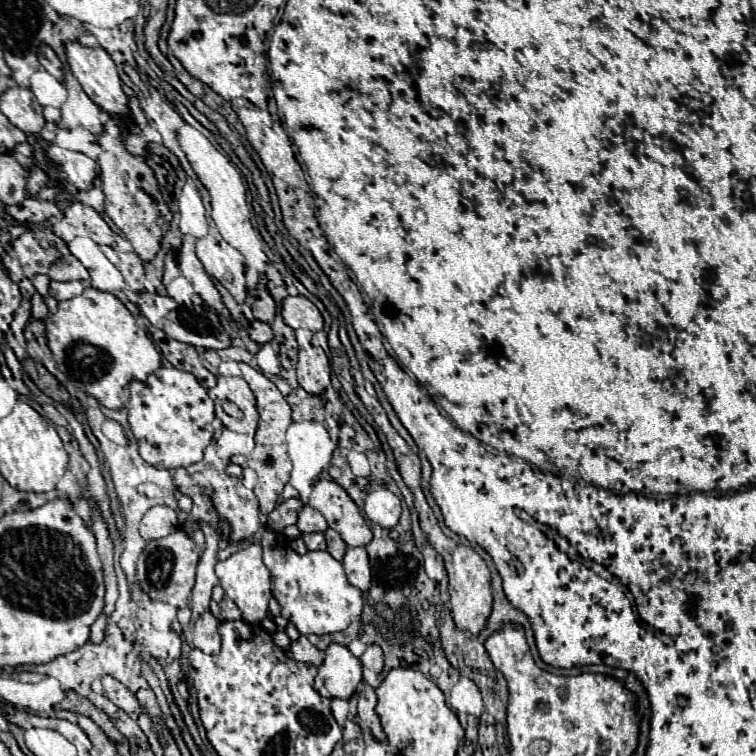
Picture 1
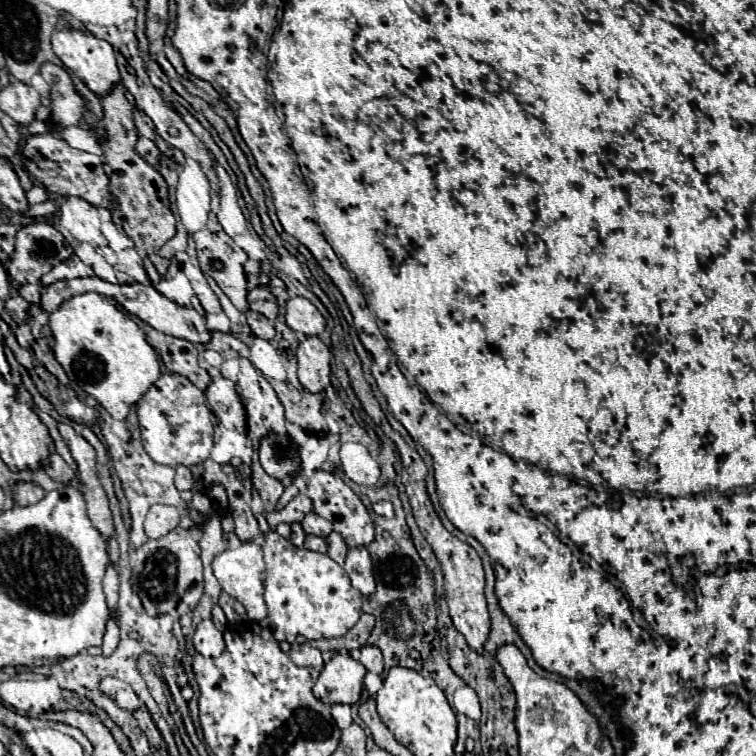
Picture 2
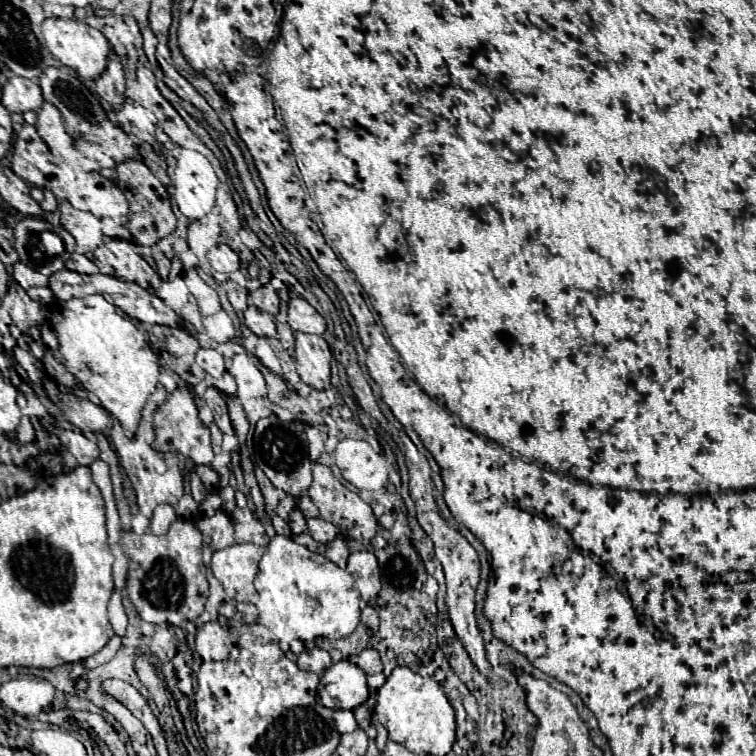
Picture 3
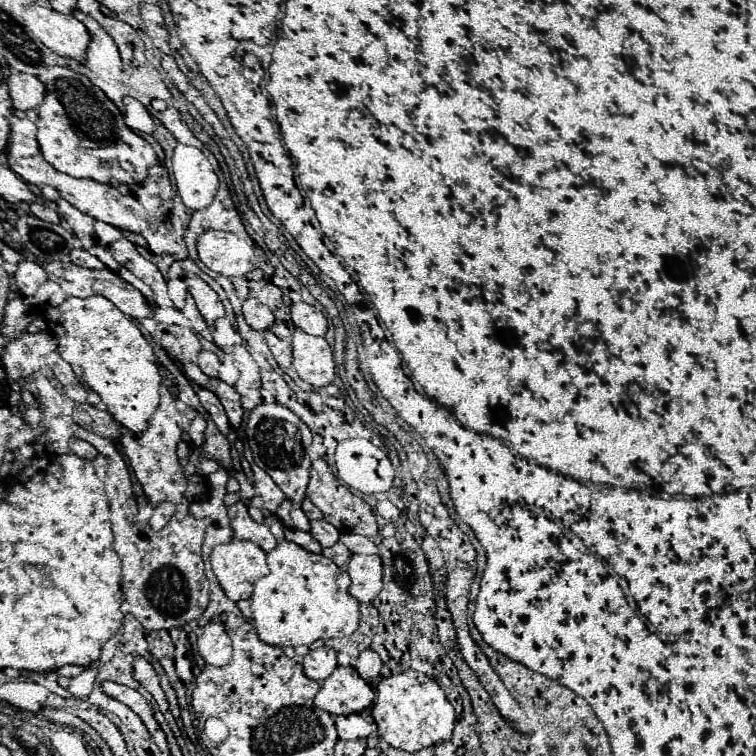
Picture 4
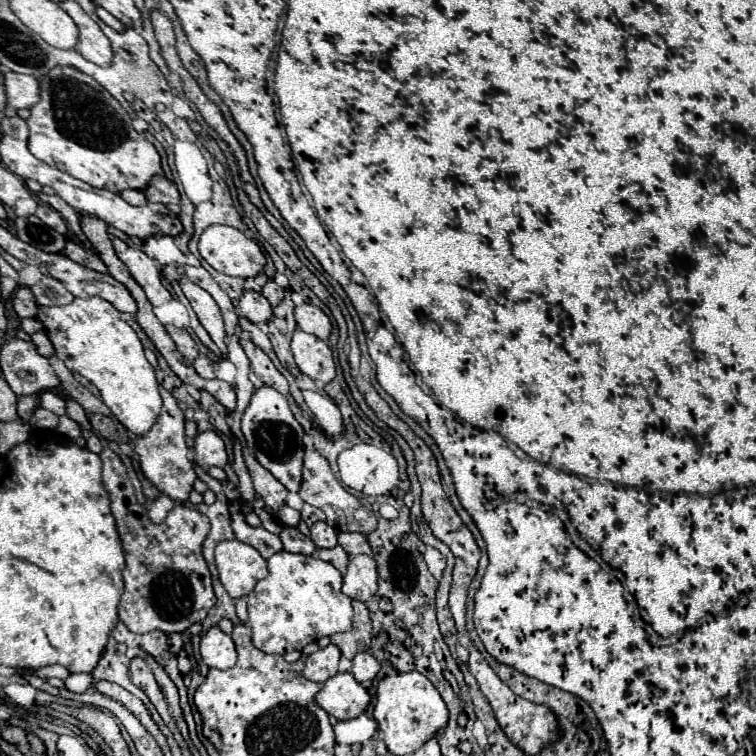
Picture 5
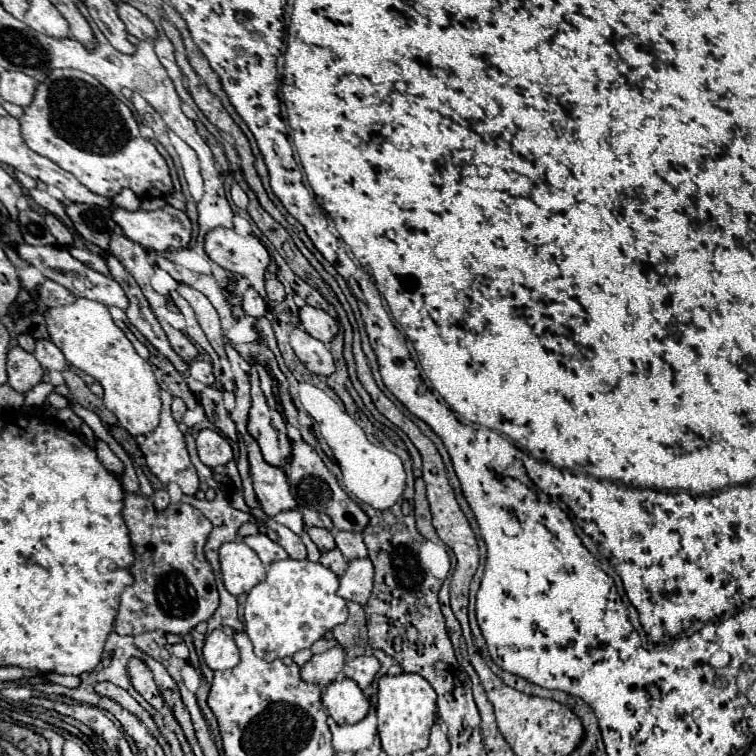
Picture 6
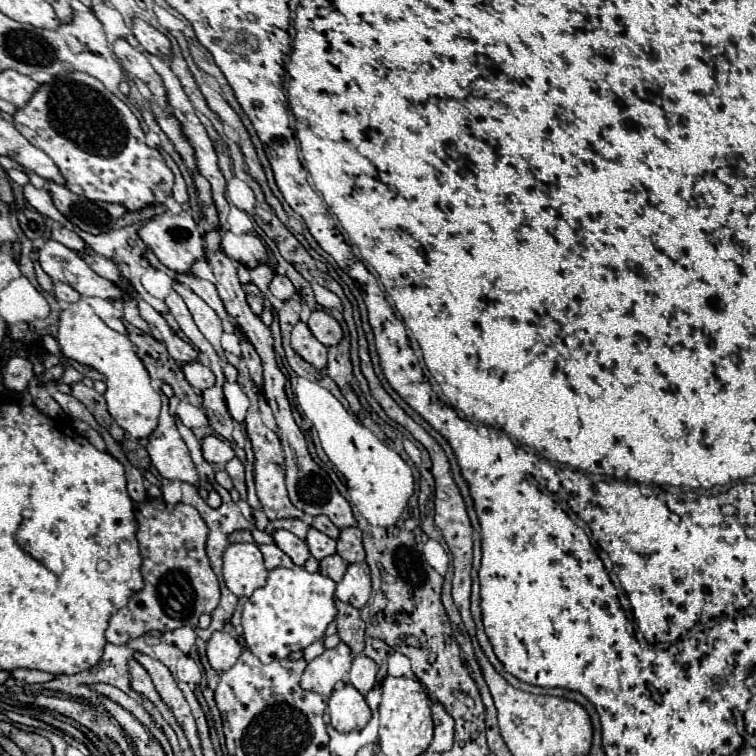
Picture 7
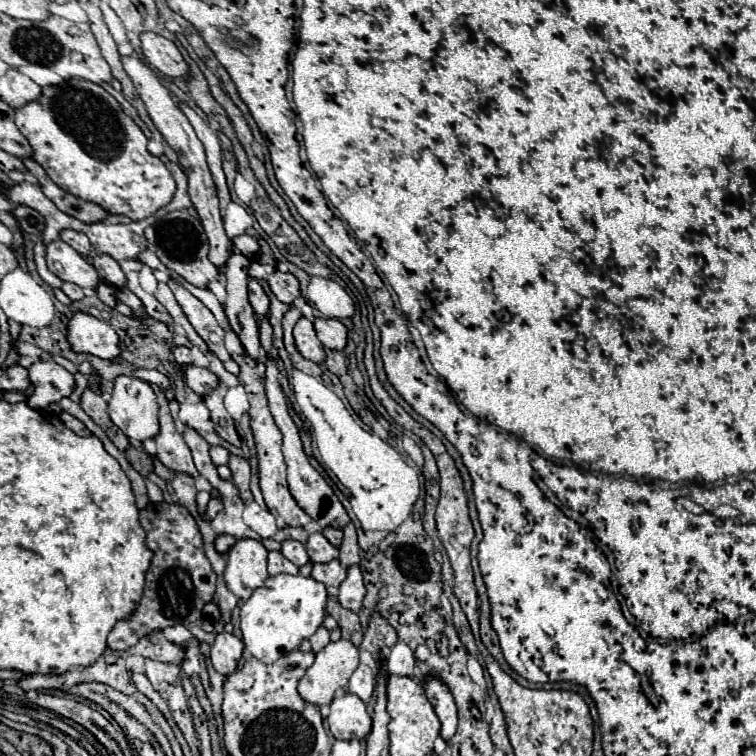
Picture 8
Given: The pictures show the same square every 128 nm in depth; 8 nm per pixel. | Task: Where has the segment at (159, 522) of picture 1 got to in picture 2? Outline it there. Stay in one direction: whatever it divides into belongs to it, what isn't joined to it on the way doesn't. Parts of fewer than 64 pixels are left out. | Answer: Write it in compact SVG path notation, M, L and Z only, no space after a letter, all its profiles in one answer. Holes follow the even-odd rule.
M154 504L144 520L144 532L148 538L162 538L170 530L174 530L180 522L180 512L174 506Z

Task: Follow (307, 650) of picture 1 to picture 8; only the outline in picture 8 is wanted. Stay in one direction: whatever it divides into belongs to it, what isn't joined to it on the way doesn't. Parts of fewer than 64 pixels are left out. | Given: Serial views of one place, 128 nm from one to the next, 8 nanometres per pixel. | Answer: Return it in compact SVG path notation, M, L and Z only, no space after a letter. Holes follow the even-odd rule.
M348 640L330 642L316 654L314 664L298 682L298 692L306 702L324 706L330 704L334 692L348 684L348 678L358 666L358 648Z

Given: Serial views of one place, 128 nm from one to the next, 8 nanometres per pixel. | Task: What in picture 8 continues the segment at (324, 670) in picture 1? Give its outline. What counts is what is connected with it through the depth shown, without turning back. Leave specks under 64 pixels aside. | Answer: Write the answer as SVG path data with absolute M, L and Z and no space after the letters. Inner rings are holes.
M342 694L330 702L330 714L328 714L330 732L334 738L340 740L362 740L370 734L372 718L366 710L366 704L356 694Z

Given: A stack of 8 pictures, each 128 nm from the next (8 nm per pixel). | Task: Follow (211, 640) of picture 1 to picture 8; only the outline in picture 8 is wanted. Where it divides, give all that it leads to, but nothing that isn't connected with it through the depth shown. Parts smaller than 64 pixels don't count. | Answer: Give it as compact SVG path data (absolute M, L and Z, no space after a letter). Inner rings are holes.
M228 632L216 634L216 640L210 650L210 660L214 670L224 676L232 674L232 670L238 668L242 650L244 650L244 644L234 634L228 634Z

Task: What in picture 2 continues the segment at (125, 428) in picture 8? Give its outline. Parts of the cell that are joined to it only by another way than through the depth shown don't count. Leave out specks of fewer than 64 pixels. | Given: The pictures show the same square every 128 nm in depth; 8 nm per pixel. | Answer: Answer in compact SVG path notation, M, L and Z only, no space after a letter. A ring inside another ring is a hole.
M86 292L64 302L50 314L50 330L54 334L54 356L62 364L72 382L78 382L86 394L94 396L106 412L124 420L130 406L160 378L160 362L154 348L146 342L138 324L112 304L106 296Z

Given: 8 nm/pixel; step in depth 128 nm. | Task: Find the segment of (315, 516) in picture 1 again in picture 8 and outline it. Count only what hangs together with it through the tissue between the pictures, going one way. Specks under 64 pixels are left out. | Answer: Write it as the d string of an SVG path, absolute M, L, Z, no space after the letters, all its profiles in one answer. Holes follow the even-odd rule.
M322 532L310 534L308 542L306 542L306 550L312 562L330 562L334 558L338 558L338 548L334 548Z

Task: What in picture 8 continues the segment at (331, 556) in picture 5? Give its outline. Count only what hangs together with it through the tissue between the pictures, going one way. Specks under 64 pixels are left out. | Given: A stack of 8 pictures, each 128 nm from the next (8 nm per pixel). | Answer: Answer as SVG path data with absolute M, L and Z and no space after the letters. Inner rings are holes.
M332 560L326 564L314 564L312 578L316 578L318 582L324 582L326 586L340 586L342 580L346 578L346 568L338 560Z

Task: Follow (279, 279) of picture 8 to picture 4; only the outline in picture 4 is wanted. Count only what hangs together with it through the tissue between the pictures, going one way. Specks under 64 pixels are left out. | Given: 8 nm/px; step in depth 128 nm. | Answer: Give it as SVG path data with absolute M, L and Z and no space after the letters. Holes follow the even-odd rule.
M254 282L250 286L250 296L256 298L260 304L268 306L268 310L272 310L272 312L276 312L276 308L280 304L280 290L270 282Z

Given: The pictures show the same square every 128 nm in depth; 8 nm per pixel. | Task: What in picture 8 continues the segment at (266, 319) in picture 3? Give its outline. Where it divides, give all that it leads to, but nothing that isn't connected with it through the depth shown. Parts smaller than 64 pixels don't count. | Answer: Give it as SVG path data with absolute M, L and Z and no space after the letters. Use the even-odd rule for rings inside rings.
M250 278L250 282L248 282L248 300L250 300L252 310L254 310L258 316L266 316L266 314L268 314L268 310L270 310L270 300L268 300L264 288L262 288L254 278Z

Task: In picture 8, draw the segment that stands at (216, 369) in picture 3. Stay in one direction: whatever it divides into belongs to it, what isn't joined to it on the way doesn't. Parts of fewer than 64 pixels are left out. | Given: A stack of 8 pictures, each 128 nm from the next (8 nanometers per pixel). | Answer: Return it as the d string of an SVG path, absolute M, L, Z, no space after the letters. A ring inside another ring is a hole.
M190 364L186 367L184 376L186 376L186 384L200 396L204 396L208 390L218 386L218 378L208 368L200 368L200 366Z

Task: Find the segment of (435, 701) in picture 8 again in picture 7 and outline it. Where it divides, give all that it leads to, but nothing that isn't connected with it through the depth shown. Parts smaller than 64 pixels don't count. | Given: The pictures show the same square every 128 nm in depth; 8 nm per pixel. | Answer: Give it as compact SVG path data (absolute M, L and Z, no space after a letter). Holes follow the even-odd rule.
M434 702L432 704L432 722L434 722L434 740L428 748L428 752L446 752L452 748L454 740L454 722L452 716L446 714L446 710Z

